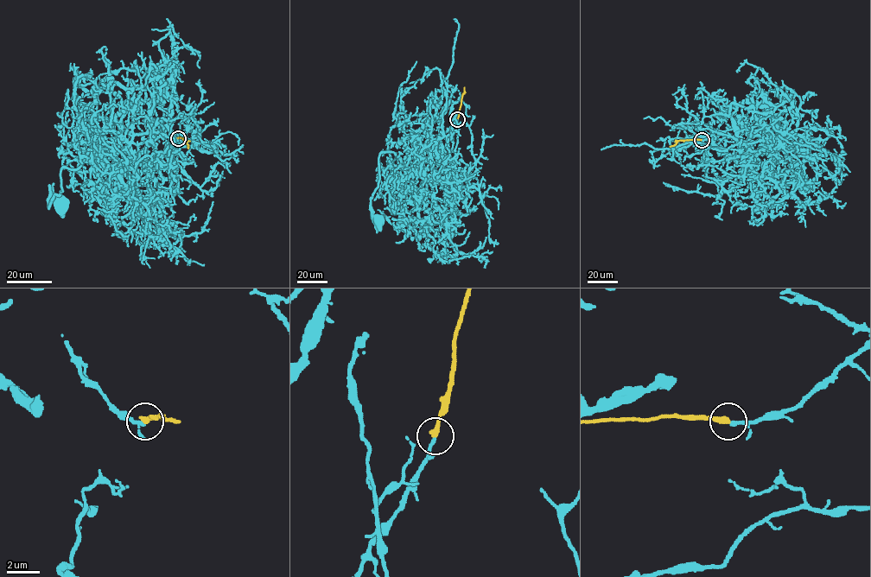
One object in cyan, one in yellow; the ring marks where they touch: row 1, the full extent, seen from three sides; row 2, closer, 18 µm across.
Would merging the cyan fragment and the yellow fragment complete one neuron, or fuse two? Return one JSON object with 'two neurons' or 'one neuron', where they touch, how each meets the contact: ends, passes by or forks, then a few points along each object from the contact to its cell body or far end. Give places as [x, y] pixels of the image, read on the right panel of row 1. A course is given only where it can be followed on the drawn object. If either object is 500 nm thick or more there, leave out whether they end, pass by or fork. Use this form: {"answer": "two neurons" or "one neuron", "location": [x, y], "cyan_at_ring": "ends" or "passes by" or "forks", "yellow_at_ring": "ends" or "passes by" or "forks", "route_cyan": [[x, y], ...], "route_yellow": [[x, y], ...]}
{"answer": "one neuron", "location": [702, 140], "cyan_at_ring": "passes by", "yellow_at_ring": "ends", "route_cyan": [[702, 140], [733, 129], [747, 161], [750, 152], [740, 149], [734, 161], [782, 186], [796, 179], [803, 185]], "route_yellow": [[701, 140], [679, 140], [670, 147]]}

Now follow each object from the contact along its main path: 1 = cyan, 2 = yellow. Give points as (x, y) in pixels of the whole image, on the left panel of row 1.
1: (178, 138), (152, 122), (151, 140), (118, 169), (90, 152), (61, 168), (49, 207), (52, 196), (62, 206)
2: (178, 138), (184, 139), (188, 149)

